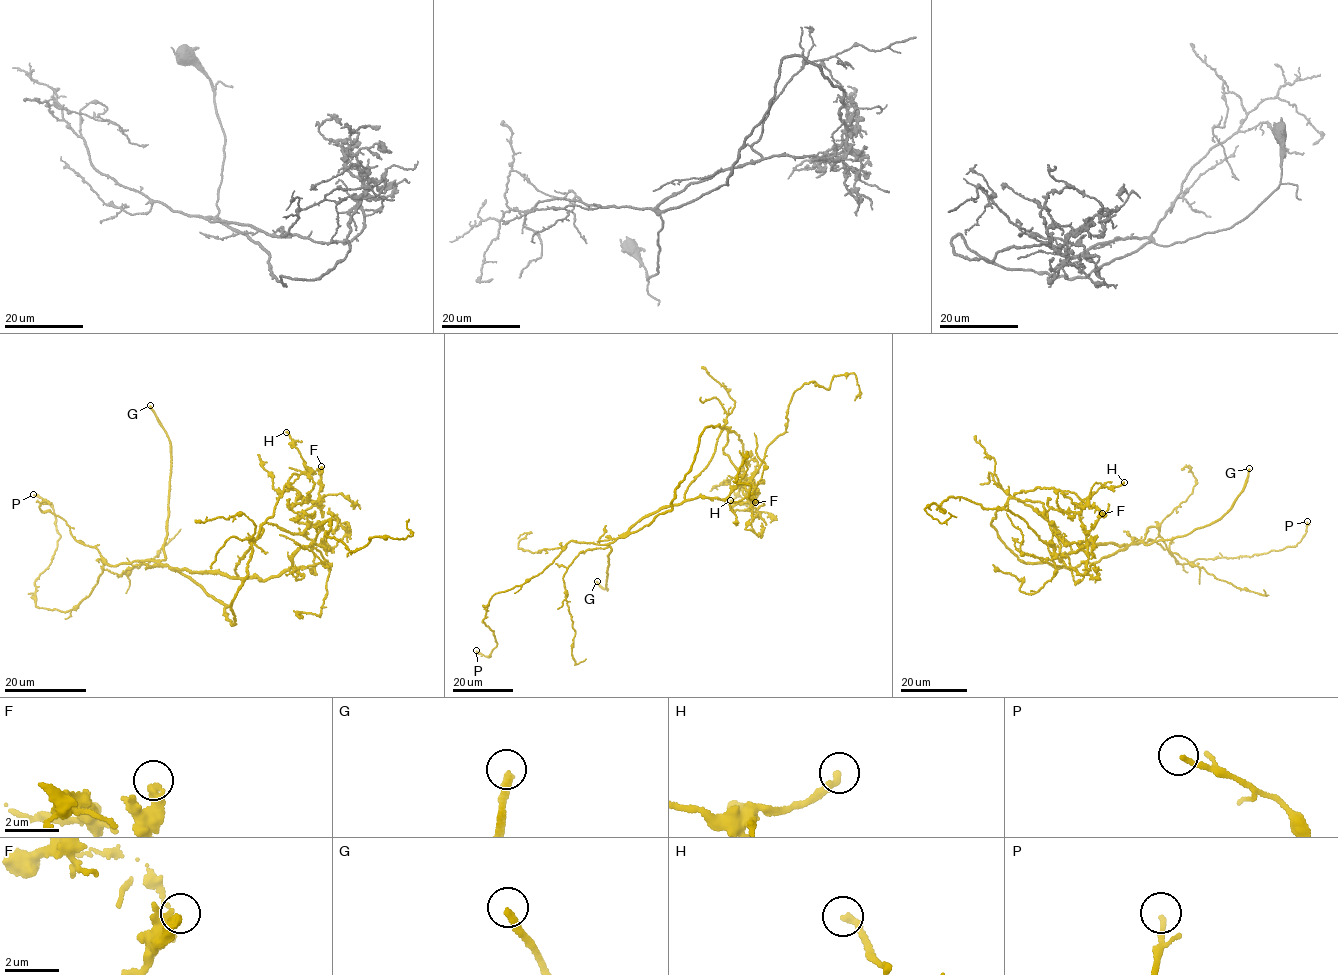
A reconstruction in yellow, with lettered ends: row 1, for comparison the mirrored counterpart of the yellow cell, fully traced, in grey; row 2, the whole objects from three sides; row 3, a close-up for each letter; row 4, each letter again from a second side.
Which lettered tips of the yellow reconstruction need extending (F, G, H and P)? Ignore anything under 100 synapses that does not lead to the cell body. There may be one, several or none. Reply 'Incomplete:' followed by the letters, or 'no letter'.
Incomplete: G

